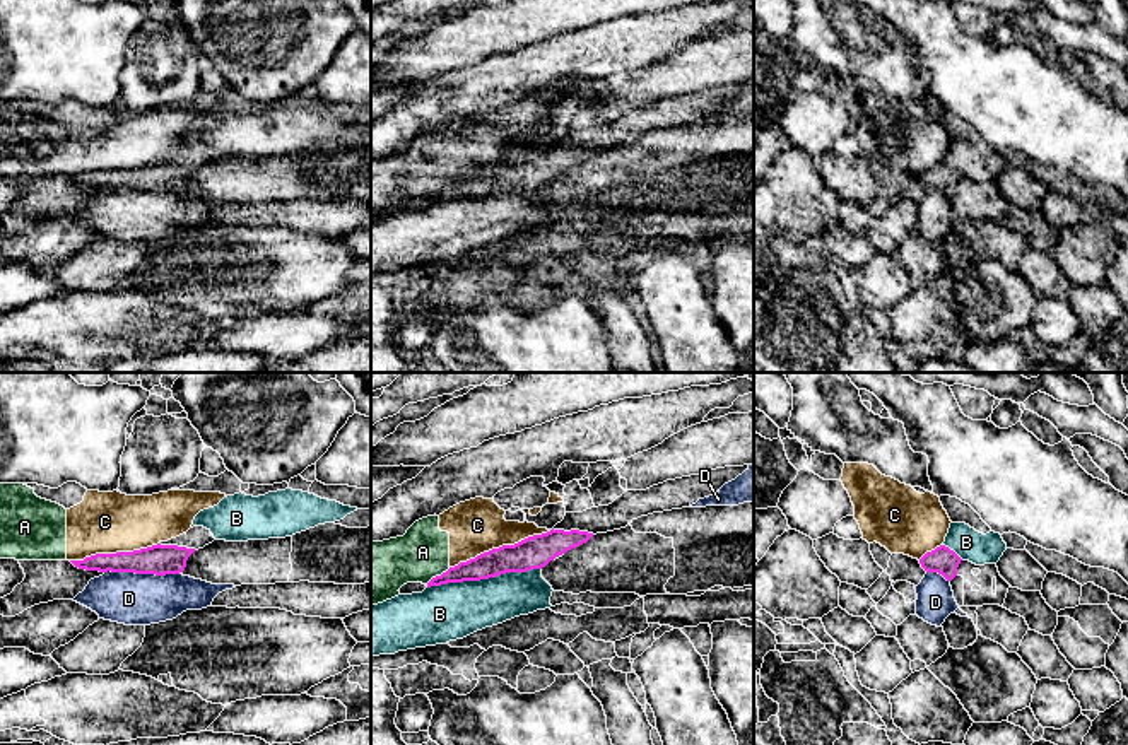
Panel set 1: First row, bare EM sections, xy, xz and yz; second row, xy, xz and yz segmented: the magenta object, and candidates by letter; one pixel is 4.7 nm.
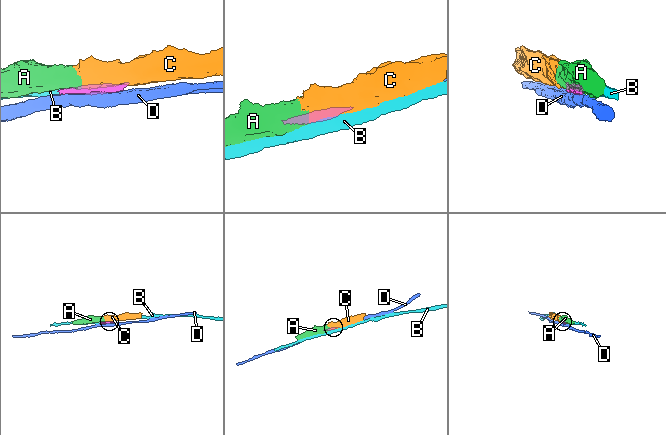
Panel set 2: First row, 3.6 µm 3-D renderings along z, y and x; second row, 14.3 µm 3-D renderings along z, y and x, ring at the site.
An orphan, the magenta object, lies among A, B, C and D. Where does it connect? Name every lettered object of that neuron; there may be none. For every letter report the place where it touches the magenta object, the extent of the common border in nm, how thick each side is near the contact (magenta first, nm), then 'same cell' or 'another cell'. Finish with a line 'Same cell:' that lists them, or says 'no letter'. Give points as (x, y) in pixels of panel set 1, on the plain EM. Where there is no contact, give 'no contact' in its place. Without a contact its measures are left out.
A: contact xz (438, 193); length 150 nm; calibres 130 and 240 nm; another cell
B: contact xz (484, 195); length 550 nm; calibres 150 and 260 nm; another cell
C: contact xz (499, 164); length 500 nm; calibres 160 and 260 nm; another cell
D: contact xy (142, 190); length 360 nm; calibres 140 and 240 nm; another cell
Same cell: no letter

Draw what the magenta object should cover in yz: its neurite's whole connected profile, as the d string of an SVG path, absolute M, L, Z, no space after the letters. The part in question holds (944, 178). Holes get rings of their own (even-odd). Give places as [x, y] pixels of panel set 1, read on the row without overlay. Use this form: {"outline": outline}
{"outline": "M940 162L935 167L926 169L919 176L919 181L926 190L938 190L947 198L952 198L957 193L957 185L961 178L962 176L954 167L945 162Z"}

